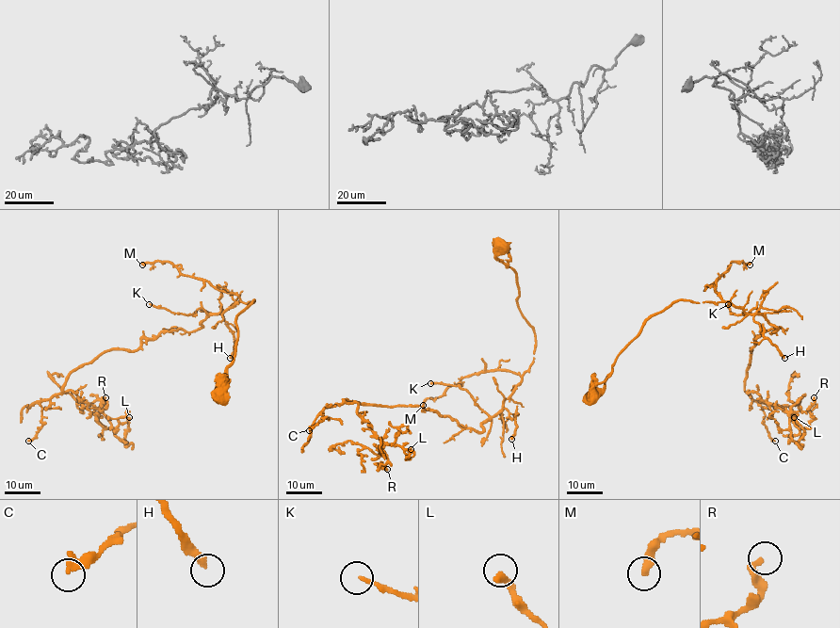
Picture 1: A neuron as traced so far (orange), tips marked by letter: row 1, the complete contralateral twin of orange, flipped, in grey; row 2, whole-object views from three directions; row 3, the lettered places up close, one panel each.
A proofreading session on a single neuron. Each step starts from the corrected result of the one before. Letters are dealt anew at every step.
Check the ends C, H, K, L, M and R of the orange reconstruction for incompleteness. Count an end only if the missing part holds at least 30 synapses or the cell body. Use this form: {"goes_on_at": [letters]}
{"goes_on_at": ["H", "K", "M"]}

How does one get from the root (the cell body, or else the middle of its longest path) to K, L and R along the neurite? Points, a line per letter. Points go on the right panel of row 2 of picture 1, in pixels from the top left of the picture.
K: (591, 395), (641, 326), (675, 301), (728, 301), (748, 314), (762, 314), (751, 309), (735, 314), (728, 304)
L: (591, 395), (650, 317), (728, 301), (777, 328), (754, 338), (744, 390), (780, 405), (797, 441), (794, 417)
R: (591, 395), (650, 317), (692, 300), (777, 328), (754, 338), (747, 393), (799, 427), (814, 397)

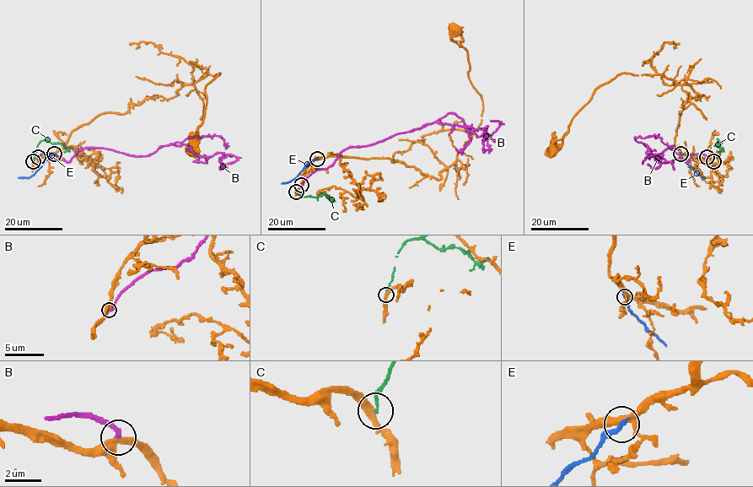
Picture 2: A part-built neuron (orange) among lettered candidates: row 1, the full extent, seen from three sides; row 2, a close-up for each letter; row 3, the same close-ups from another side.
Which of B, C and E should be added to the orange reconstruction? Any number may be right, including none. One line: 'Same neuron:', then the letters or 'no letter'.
Same neuron: no letter

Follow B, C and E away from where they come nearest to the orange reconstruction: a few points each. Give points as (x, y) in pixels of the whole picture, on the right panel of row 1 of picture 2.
B: (707, 157), (693, 154), (687, 161), (669, 148), (654, 156), (644, 144), (649, 157), (657, 154), (642, 163)
C: (713, 161), (718, 140), (717, 143), (723, 148)
E: (680, 154), (682, 159), (705, 178)

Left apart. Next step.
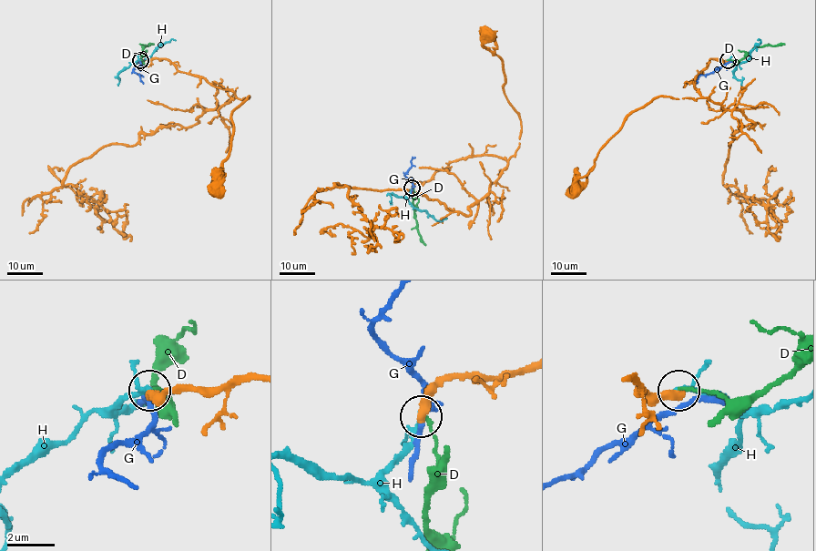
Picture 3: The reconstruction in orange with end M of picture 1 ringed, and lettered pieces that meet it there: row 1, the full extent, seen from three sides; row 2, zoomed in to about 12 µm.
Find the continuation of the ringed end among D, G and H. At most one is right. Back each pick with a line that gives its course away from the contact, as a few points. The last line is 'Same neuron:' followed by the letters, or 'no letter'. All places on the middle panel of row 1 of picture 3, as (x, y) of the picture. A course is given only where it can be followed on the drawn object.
H: via (412, 188), (407, 198), (412, 205), (425, 210), (437, 221), (447, 219)
Same neuron: H

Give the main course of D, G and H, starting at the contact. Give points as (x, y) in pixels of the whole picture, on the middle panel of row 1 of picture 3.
D: (413, 188), (413, 207), (419, 235), (425, 245)
G: (412, 188), (413, 183), (404, 175), (415, 157)
H: (412, 188), (407, 198), (412, 205), (425, 210), (437, 221), (447, 219)

